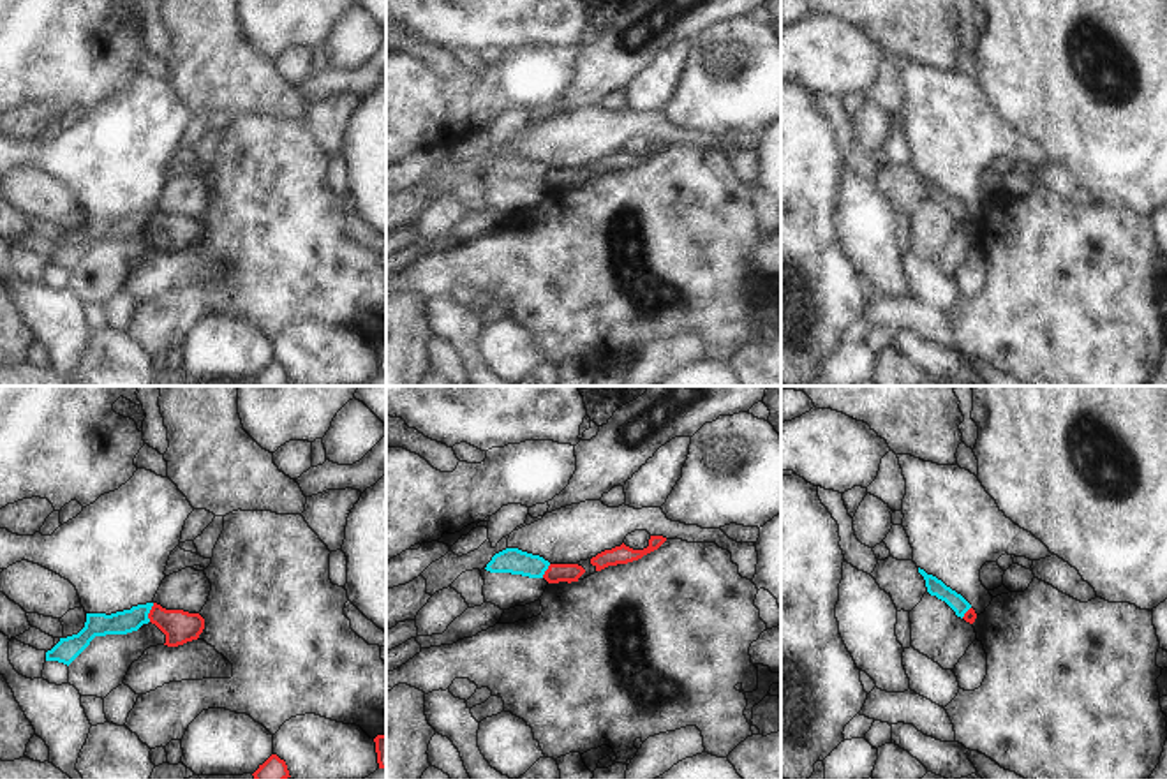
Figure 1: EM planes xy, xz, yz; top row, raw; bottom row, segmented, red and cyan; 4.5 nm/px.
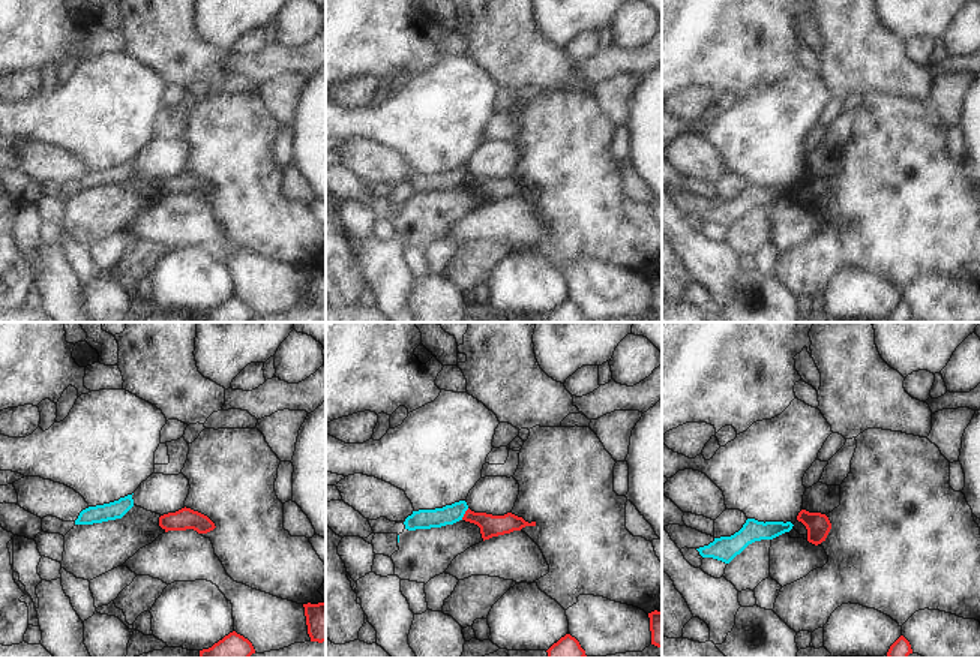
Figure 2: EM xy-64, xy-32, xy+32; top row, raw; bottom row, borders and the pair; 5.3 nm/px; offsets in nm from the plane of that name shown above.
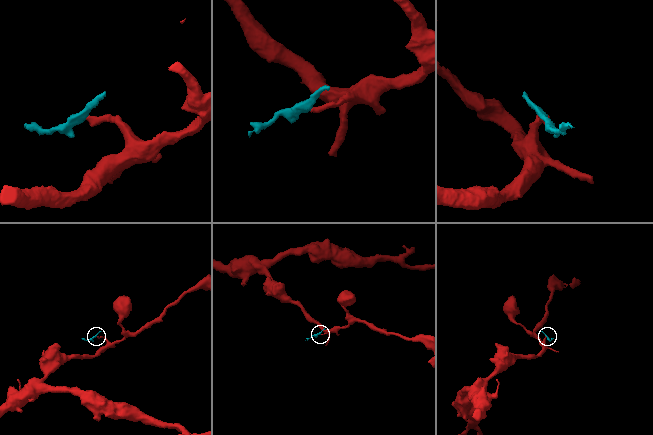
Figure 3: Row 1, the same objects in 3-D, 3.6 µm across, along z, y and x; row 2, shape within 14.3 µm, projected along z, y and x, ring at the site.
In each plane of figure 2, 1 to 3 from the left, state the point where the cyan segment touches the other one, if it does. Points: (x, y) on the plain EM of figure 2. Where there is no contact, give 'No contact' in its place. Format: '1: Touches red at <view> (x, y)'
1: No contact
2: Touches red at xy-32 (464, 179)
3: No contact

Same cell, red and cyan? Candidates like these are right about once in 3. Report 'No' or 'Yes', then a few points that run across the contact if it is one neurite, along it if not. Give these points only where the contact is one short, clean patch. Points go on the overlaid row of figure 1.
No. Line: xy (154, 603), (148, 621)

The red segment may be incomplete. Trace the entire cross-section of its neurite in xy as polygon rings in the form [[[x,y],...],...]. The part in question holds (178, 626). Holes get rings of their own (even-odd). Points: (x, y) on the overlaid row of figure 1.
[[[153,603],[148,619],[166,634],[164,645],[167,647],[197,640],[204,629],[204,619],[199,613],[166,610],[157,603]]]

